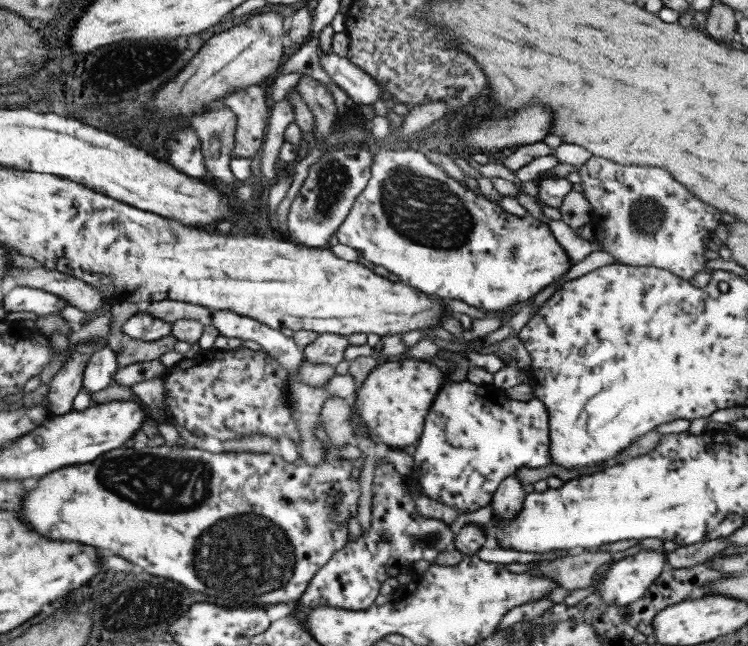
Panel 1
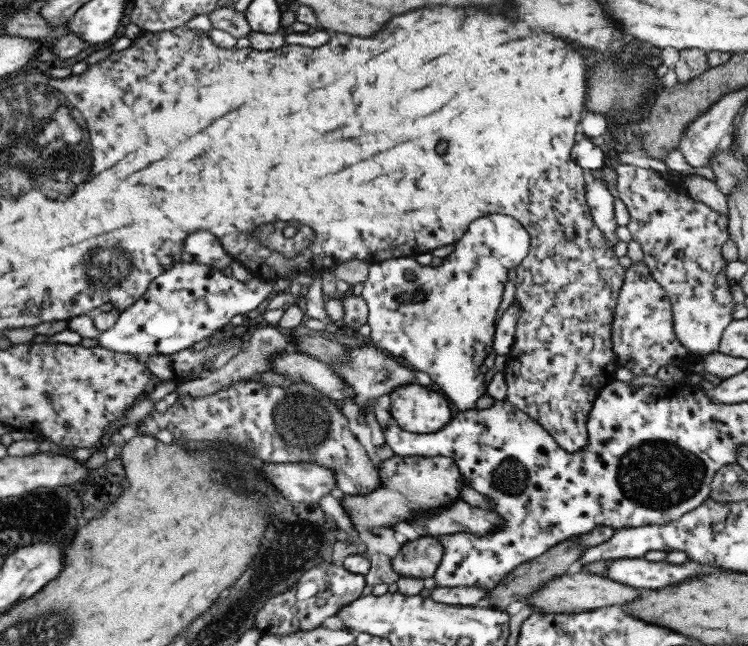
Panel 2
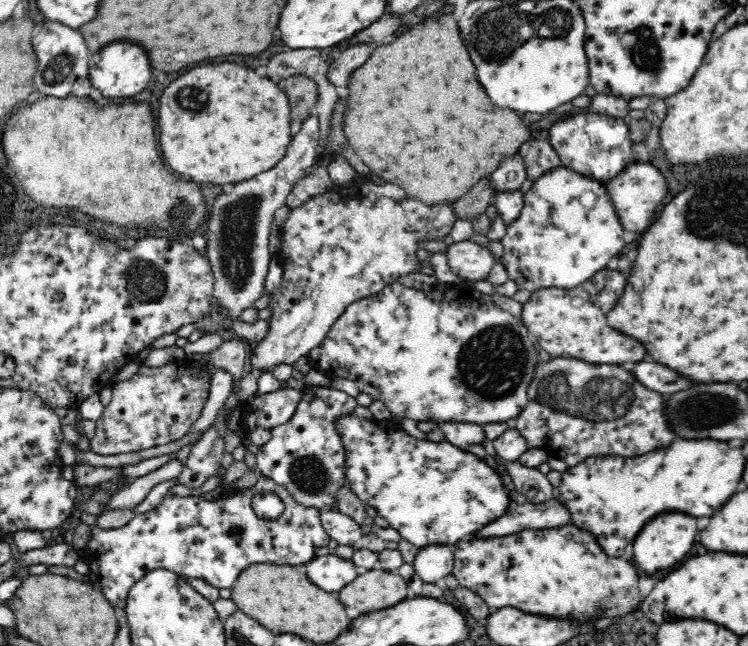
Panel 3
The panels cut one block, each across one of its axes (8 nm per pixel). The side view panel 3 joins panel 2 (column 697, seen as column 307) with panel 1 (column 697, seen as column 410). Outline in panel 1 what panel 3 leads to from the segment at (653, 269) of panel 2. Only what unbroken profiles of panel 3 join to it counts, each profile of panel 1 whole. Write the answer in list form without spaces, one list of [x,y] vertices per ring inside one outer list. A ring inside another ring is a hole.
[[[592,155],[585,164],[578,167],[578,172],[580,173],[580,184],[584,186],[584,196],[589,200],[593,208],[592,224],[596,226],[596,229],[602,229],[606,233],[603,240],[600,240],[600,244],[603,244],[604,251],[609,252],[616,258],[616,263],[635,267],[651,266],[665,268],[687,281],[695,274],[698,274],[698,272],[706,270],[705,264],[708,260],[704,257],[704,251],[707,250],[706,244],[713,237],[718,224],[722,222],[722,211],[720,209],[714,208],[712,205],[702,202],[702,200],[698,200],[696,196],[692,196],[688,192],[688,189],[684,188],[680,182],[676,182],[664,168],[652,168],[650,165],[621,165],[607,158]]]

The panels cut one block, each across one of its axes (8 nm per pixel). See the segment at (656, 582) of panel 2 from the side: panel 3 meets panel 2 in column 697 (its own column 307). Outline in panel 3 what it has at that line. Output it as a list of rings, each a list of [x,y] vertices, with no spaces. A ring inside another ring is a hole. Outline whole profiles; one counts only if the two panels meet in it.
[[[336,554],[318,556],[306,564],[308,578],[326,592],[338,592],[350,584],[359,572],[355,564]]]

